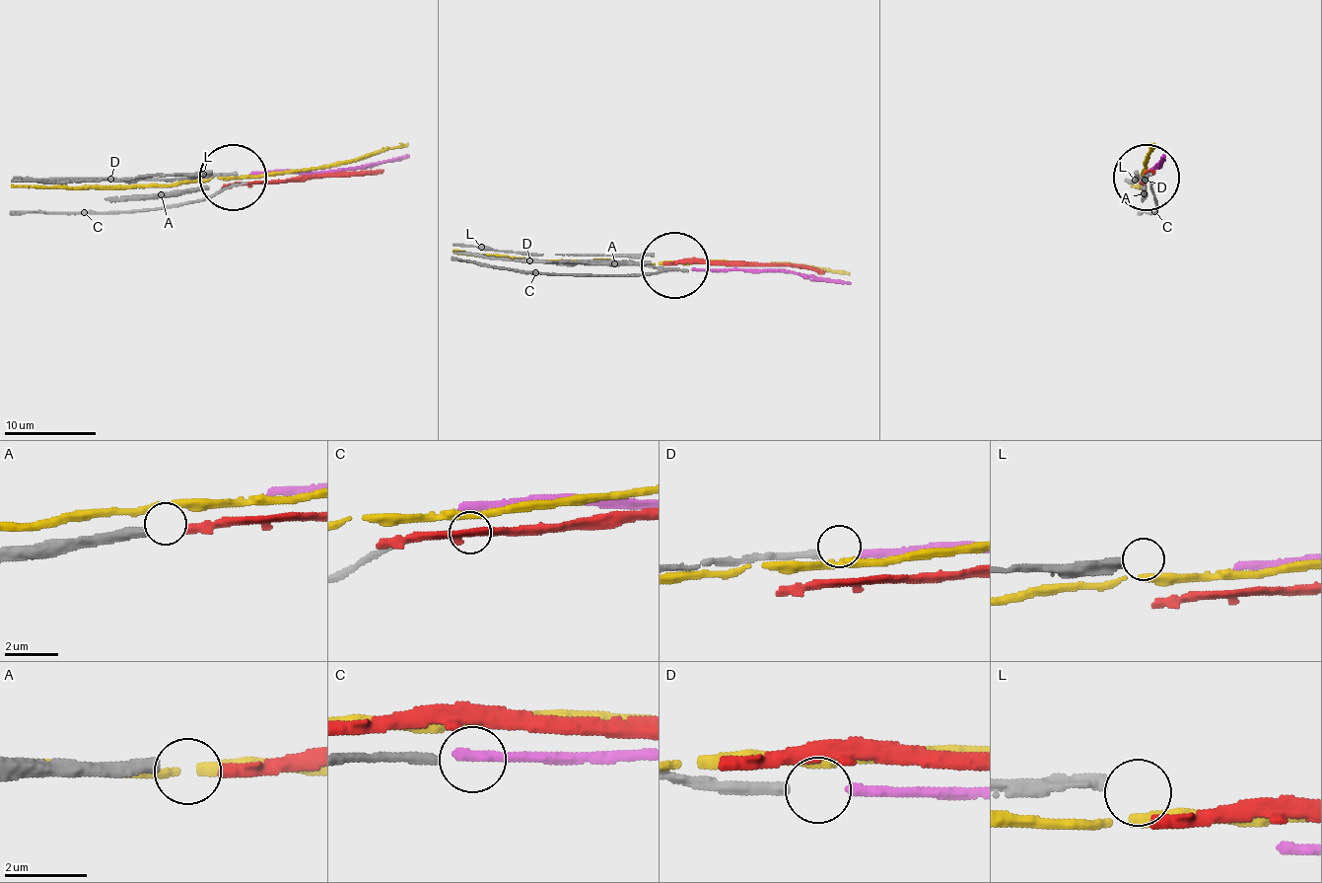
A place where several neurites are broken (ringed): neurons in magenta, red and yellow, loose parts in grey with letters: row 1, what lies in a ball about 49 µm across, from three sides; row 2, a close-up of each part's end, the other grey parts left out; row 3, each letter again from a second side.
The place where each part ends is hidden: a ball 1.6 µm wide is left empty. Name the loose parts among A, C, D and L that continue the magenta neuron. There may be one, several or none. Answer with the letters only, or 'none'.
D

